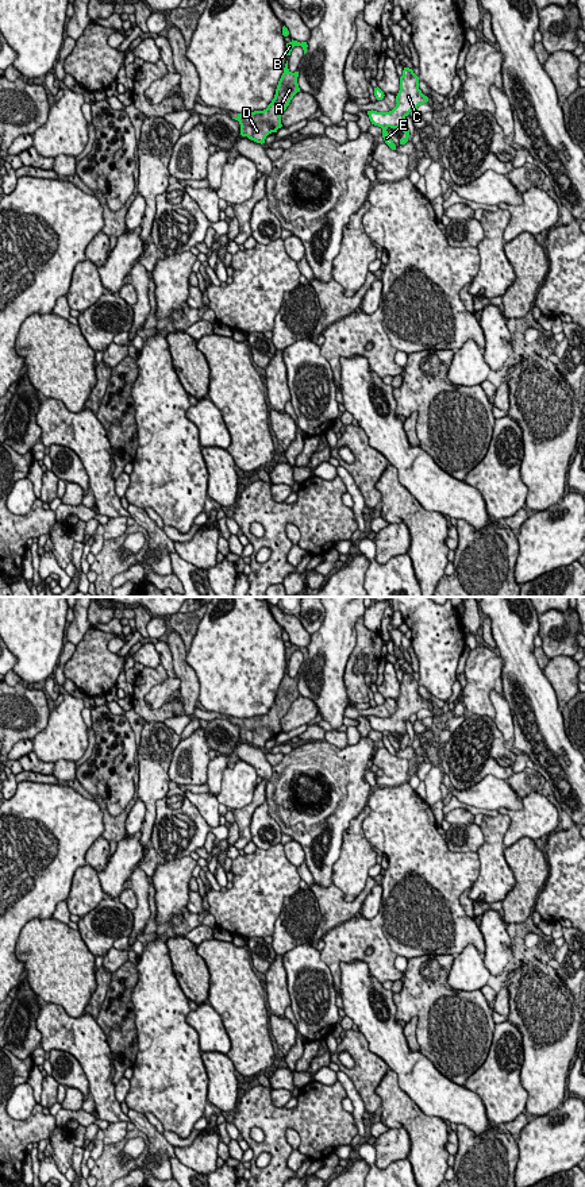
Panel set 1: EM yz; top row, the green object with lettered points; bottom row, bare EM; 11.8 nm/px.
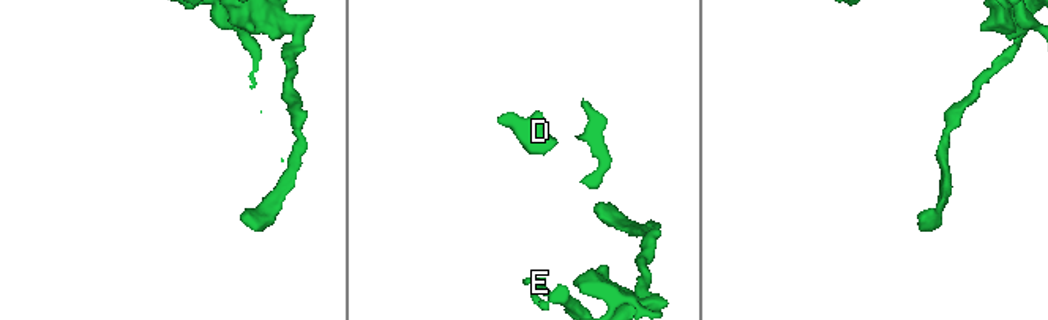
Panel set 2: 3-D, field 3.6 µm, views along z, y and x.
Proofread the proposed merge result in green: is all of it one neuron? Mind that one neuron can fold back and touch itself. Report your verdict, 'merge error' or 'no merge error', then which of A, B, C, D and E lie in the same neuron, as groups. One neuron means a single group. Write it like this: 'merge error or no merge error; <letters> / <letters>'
merge error; A B C D / E

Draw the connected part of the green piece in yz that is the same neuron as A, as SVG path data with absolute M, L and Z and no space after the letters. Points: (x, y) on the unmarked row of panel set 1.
M286 666L274 704L268 713L250 718L238 718L236 722L232 722L240 729L242 741L247 741L249 744L262 749L269 739L277 737L277 735L282 732L281 720L293 701L300 697L297 682L299 677L292 678L288 674Z

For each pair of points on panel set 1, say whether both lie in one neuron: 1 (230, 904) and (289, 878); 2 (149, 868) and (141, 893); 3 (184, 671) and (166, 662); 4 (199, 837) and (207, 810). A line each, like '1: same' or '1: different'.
1: same
2: different
3: different
4: different

